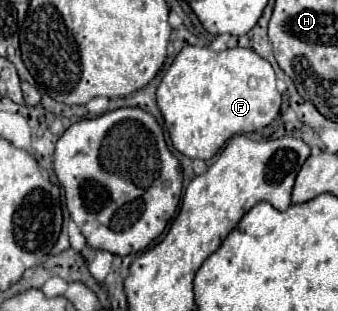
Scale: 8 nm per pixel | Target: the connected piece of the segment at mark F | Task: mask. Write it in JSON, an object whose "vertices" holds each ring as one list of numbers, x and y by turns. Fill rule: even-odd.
{"vertices":[[185,46,157,88,157,106,175,150,189,158,209,160,229,138,269,126,279,114,281,94,275,88,271,64,253,50,213,52,211,48]]}

